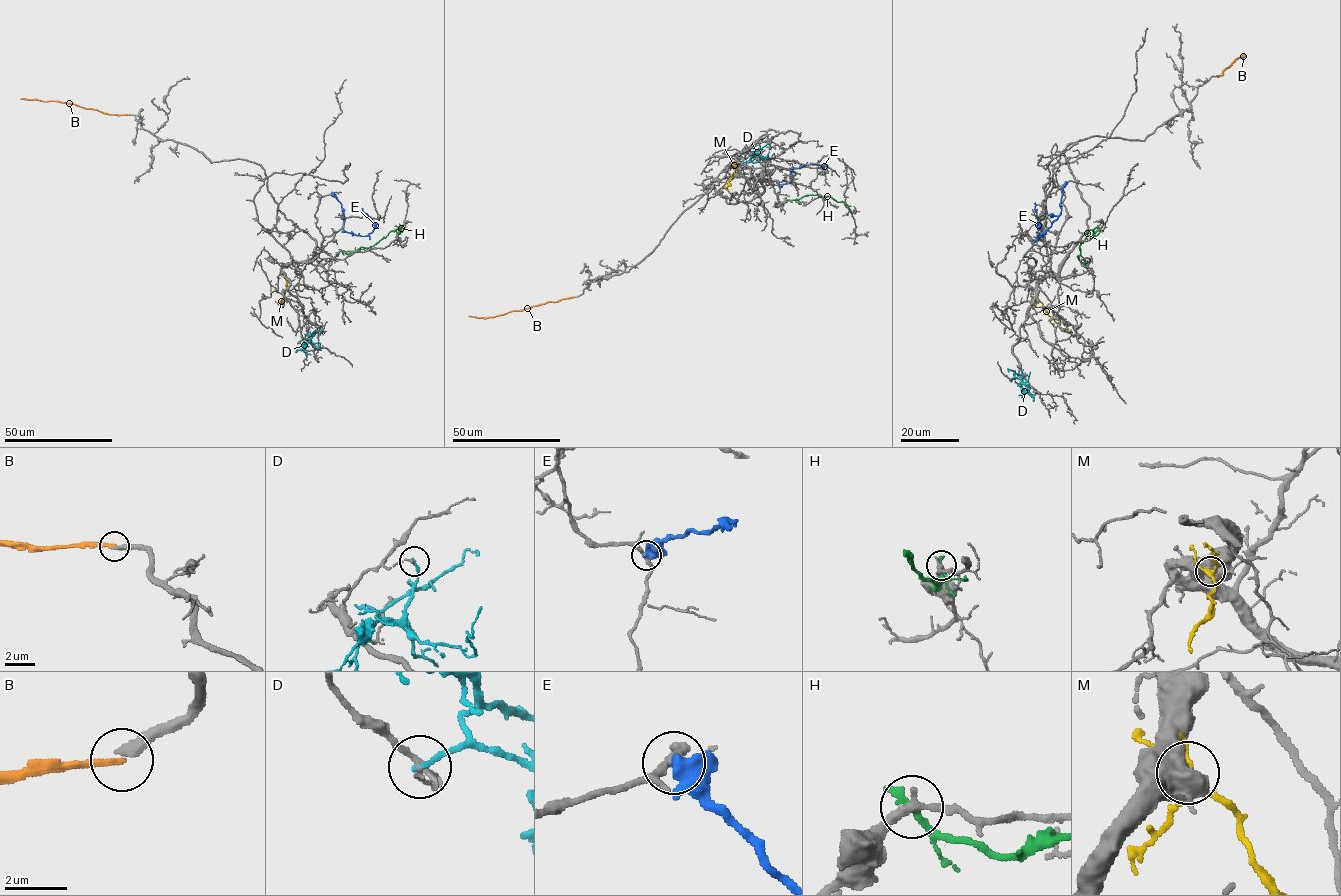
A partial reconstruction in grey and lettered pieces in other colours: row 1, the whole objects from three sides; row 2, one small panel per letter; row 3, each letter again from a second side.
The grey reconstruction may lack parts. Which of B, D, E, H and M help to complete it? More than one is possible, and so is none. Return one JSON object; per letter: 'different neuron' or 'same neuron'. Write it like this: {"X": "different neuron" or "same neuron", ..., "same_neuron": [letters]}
{"B": "same neuron", "D": "different neuron", "E": "different neuron", "H": "different neuron", "M": "different neuron", "same_neuron": ["B"]}

